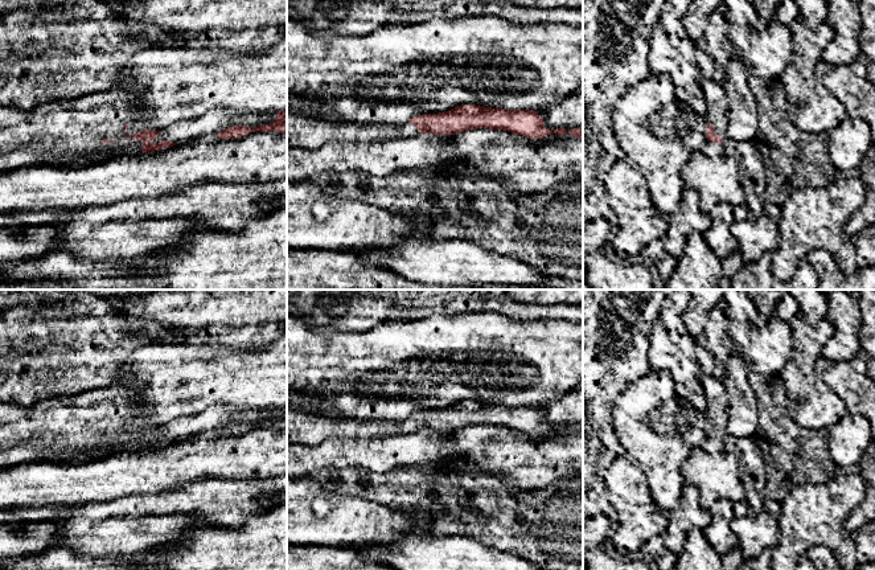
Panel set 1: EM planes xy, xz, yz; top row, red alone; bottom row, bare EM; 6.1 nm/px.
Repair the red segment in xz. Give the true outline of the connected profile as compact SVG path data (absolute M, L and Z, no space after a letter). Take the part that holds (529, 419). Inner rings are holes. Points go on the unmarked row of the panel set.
M461 401L439 410L423 410L407 419L361 419L328 417L324 411L304 411L287 406L287 442L309 446L328 438L383 438L420 430L456 431L467 426L502 426L529 435L543 435L550 430L566 431L566 425L550 426L533 406L492 405Z

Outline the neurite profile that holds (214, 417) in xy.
M214 405L208 407L204 413L194 418L181 417L173 419L160 427L151 440L163 436L173 439L184 439L188 436L198 435L204 431L217 430L231 422L258 423L260 421L270 421L275 418L276 407L259 407L259 409L239 409L234 405Z

